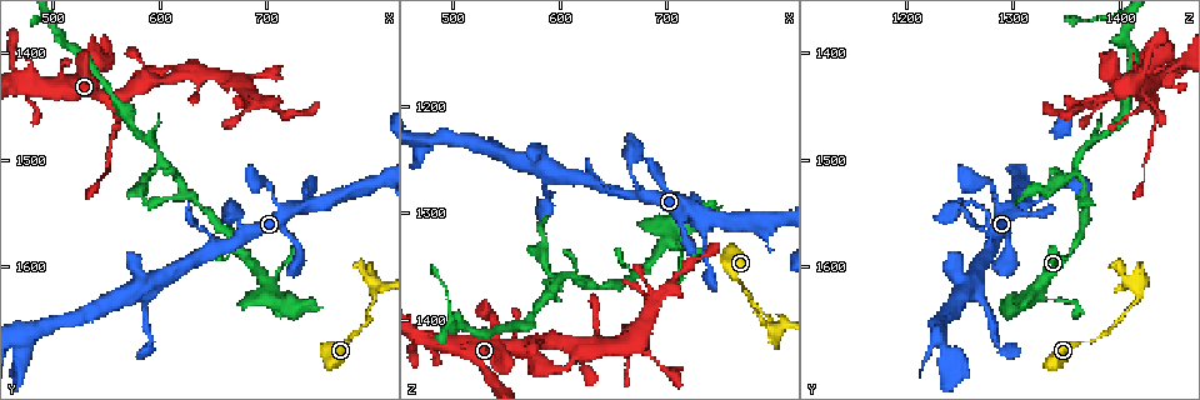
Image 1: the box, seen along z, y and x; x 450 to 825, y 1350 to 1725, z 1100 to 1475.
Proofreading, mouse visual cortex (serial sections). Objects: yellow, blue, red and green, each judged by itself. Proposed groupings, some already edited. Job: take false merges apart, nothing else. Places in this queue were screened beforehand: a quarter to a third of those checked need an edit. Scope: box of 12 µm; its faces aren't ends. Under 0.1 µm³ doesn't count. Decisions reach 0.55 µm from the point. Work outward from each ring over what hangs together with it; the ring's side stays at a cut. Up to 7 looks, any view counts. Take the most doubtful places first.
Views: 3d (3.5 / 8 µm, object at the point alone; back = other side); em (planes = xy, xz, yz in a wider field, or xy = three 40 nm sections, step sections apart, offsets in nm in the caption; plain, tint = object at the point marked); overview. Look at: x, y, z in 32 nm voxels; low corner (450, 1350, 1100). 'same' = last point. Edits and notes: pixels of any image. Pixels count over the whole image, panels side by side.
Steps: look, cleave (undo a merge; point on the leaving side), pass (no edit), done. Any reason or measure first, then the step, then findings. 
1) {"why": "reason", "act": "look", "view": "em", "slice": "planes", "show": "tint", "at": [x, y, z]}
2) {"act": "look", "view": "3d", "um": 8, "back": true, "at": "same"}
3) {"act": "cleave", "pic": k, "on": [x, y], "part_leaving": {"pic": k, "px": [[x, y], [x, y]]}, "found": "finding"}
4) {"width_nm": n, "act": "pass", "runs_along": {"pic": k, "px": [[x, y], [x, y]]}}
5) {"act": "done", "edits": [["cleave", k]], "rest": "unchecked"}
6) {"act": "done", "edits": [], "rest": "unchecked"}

{"why": "sharp bend", "act": "look", "view": "3d", "um": 8, "back": true, "at": [802, 1624, 1420]}

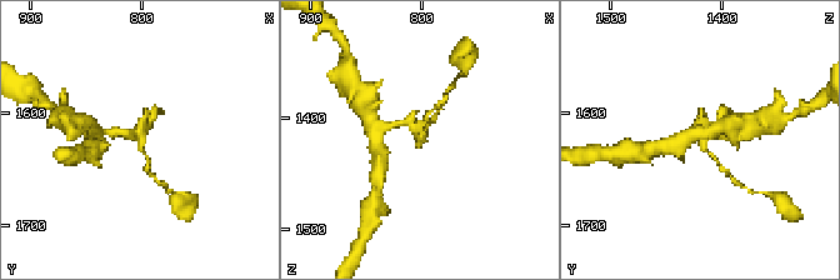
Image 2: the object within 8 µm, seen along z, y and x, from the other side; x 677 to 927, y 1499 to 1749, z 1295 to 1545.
{"act": "look", "view": "3d", "um": 3.5, "at": [802, 1628, 1418]}

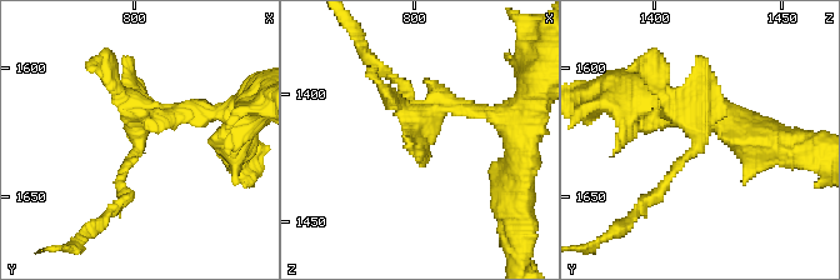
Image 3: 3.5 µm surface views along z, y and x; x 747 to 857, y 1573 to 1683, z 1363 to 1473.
{"act": "pass", "runs_along": {"pic": 3, "px": [[655, 198], [700, 136], [651, 75]]}, "found": "continuous, no second cell"}

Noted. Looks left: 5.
{"why": "arms part here", "act": "look", "view": "3d", "um": 3.5, "at": [702, 1614, 1328]}

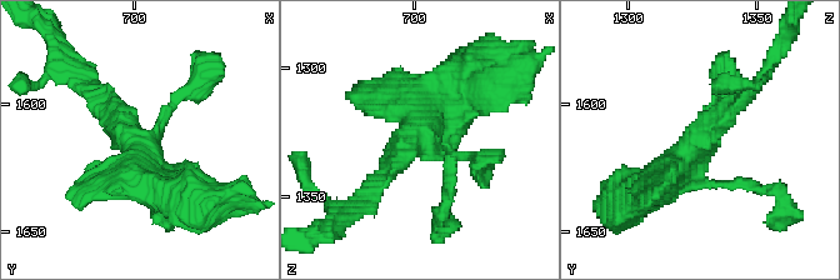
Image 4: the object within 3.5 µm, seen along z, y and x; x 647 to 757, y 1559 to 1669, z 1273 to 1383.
{"why": "now the EM", "act": "look", "view": "em", "slice": "xy", "step": 5, "show": "tint", "at": [705, 1615, 1328]}

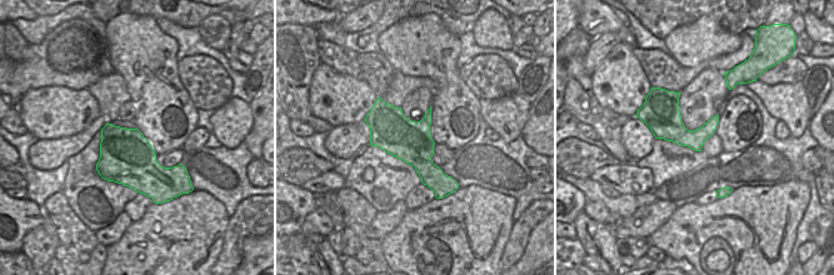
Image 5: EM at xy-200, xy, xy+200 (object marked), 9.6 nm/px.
{"act": "pass", "runs_along": {"pic": 4, "px": [[475, 159], [418, 140], [375, 185]]}, "found": "continuous, no second cell"}

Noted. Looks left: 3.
{"why": "sudden change in width", "act": "look", "view": "3d", "um": 3.5, "at": [602, 1504, 1360]}

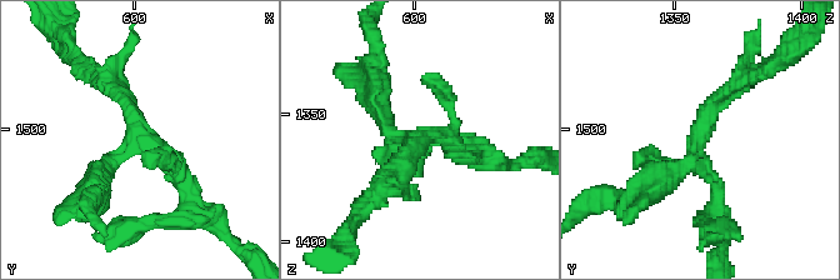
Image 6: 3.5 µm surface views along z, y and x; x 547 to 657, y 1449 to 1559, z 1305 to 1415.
{"act": "look", "view": "em", "slice": "planes", "show": "tint", "at": [603, 1503, 1360]}

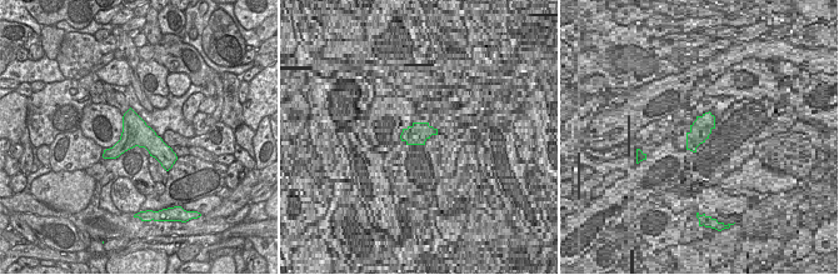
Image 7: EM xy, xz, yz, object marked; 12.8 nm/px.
{"act": "pass", "runs_along": {"pic": 6, "px": [[190, 193], [105, 78]]}, "found": "continuous, no second cell"}

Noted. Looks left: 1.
{"act": "done", "edits": [], "rest": "unchecked"}

